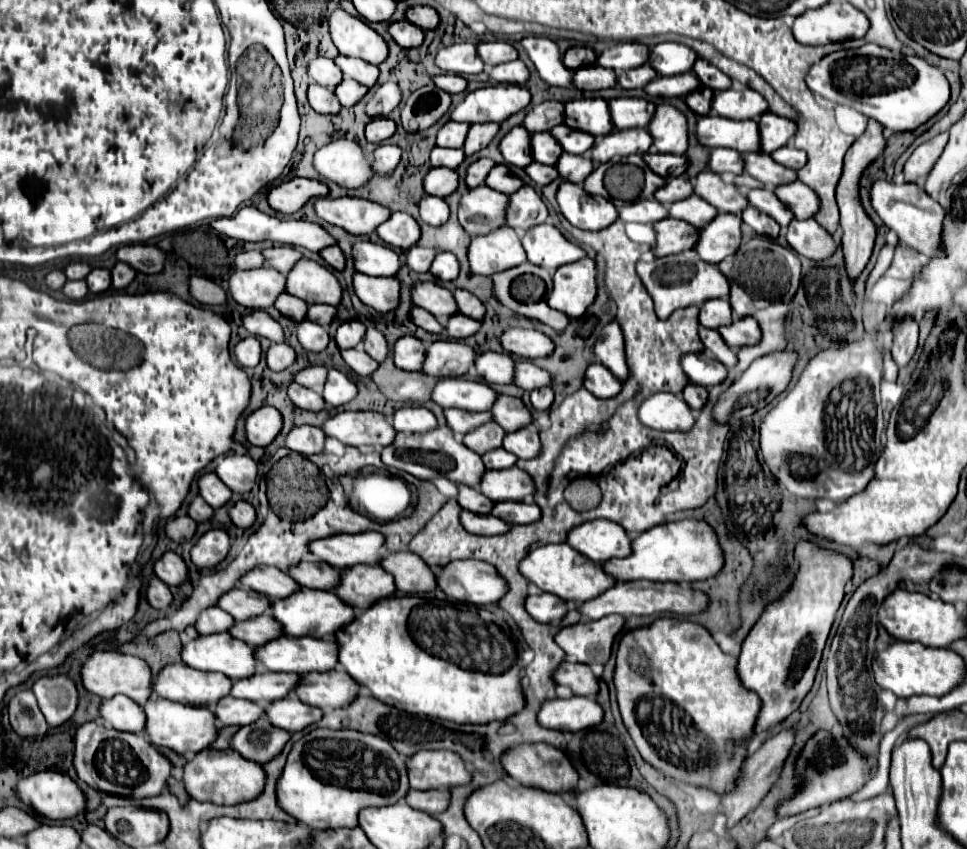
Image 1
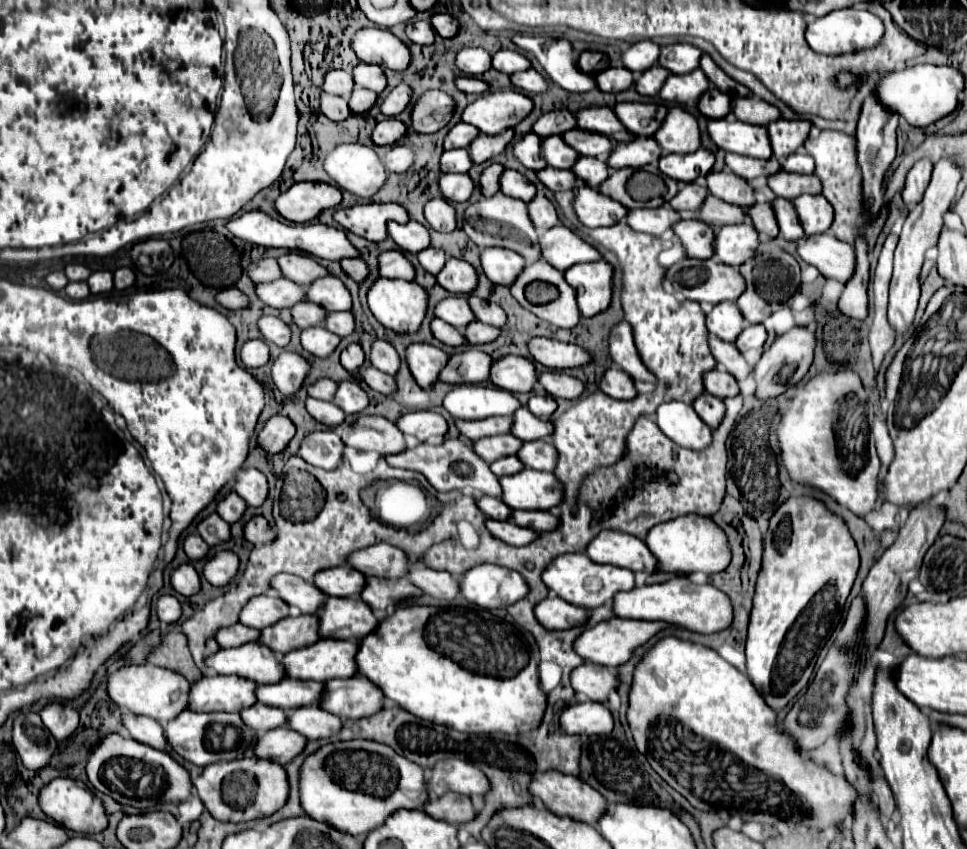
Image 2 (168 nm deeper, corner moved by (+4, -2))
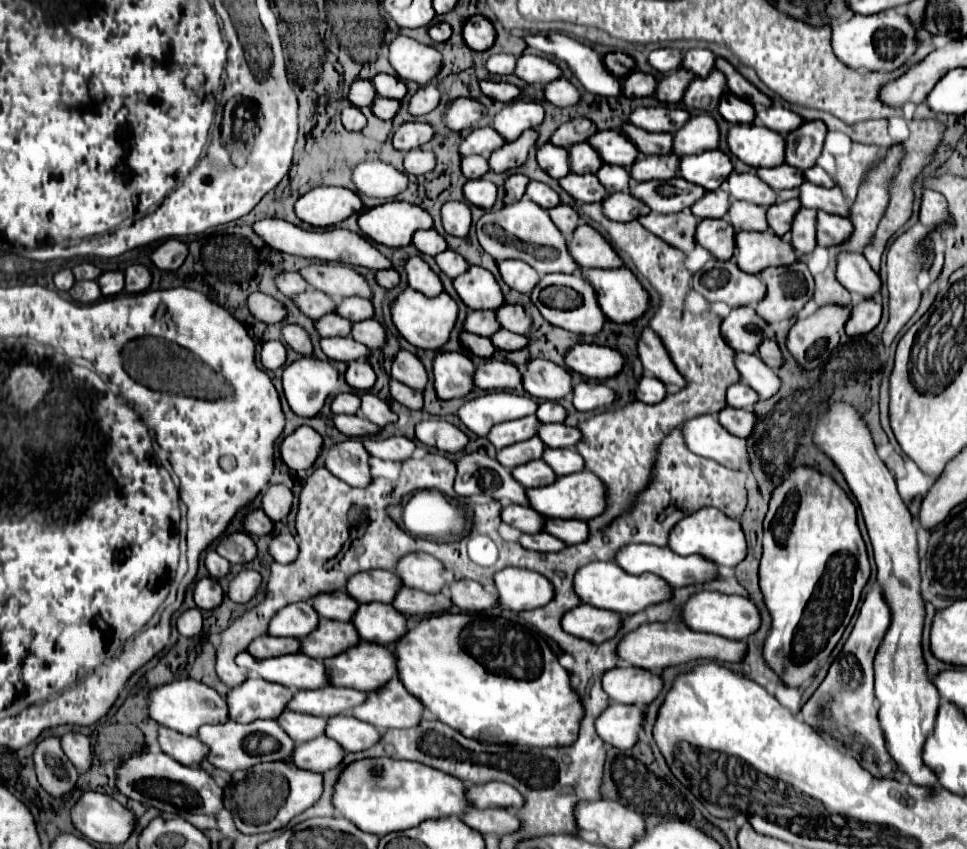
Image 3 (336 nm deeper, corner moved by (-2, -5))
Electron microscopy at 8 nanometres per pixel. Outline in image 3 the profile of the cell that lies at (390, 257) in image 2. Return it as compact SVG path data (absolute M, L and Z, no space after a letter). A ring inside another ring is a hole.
M415 256L407 260L407 274L409 274L409 286L419 290L425 296L437 296L443 292L441 278L429 268L429 264Z

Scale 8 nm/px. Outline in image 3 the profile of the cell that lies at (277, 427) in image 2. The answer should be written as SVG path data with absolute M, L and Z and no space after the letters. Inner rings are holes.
M309 426L297 428L281 442L281 458L293 470L309 470L323 450L323 438Z

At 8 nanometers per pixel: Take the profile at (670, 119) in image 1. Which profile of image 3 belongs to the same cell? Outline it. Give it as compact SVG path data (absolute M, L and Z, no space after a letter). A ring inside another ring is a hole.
M709 114L691 116L691 120L675 132L673 150L677 156L701 154L719 146L719 126Z

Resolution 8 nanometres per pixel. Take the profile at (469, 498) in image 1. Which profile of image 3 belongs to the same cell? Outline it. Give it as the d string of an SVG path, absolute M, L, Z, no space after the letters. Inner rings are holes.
M511 504L511 506L503 508L501 516L503 516L505 524L517 528L523 534L537 534L537 532L541 532L543 530L541 524L545 524L545 520L547 520L539 512L533 512L533 508L517 506L517 504Z

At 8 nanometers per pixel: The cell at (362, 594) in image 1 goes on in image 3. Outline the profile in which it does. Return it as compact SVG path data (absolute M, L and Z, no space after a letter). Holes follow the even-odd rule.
M403 586L397 592L397 596L393 600L393 606L395 606L395 610L399 610L401 614L407 614L407 616L411 616L411 614L427 616L427 614L447 612L453 606L453 602L443 592L427 594L427 592Z

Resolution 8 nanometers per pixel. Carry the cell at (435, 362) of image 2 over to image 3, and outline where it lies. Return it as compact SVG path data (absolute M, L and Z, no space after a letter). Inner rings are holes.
M439 352L433 360L435 390L441 400L465 398L473 392L475 364L463 352Z

